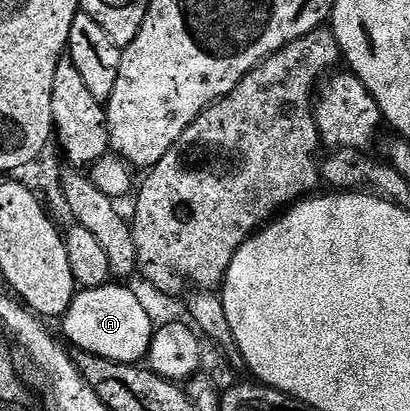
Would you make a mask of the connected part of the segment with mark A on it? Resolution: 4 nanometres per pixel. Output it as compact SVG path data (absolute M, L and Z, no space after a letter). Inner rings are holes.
M107 283L95 289L79 288L74 294L72 303L68 307L66 314L60 319L62 333L75 346L75 350L83 353L94 353L97 357L103 357L116 363L132 365L142 363L147 360L150 344L154 338L156 321L150 318L150 313L146 310L146 305L130 289L125 289L122 283Z

